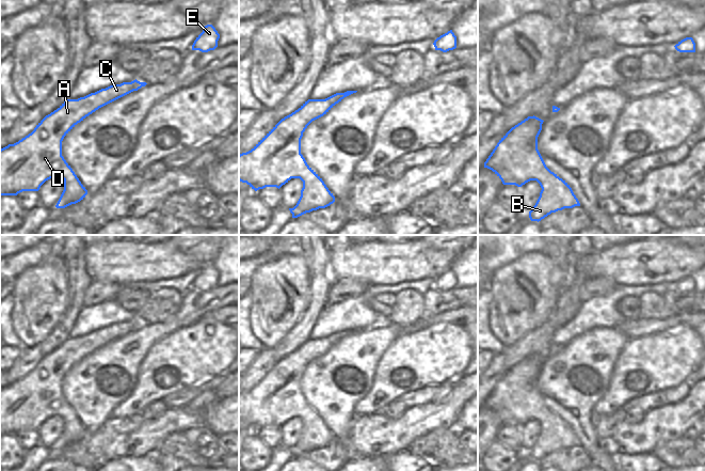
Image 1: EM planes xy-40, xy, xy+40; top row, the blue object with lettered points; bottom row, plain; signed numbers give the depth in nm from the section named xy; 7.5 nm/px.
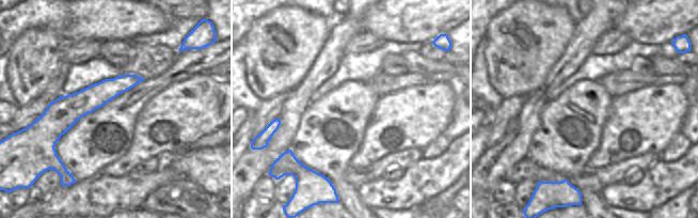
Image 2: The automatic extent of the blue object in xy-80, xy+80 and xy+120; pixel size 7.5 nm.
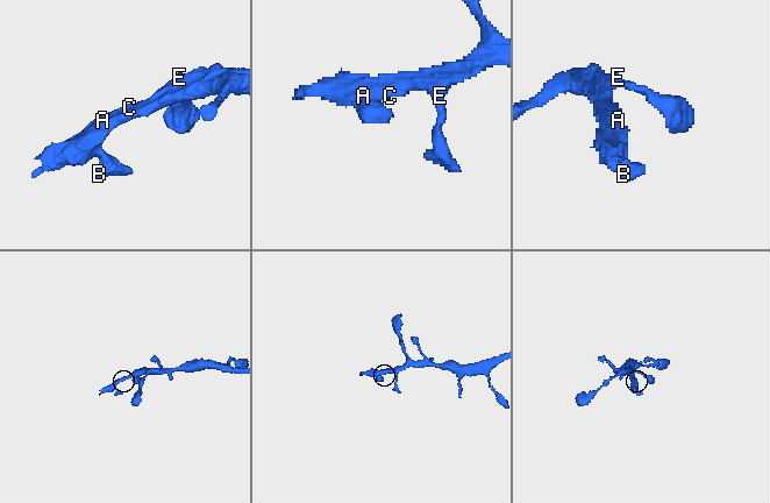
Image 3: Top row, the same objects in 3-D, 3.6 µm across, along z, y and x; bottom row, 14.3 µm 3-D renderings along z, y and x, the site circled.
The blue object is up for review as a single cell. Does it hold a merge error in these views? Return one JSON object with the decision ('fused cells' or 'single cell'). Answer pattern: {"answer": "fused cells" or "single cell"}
{"answer": "single cell"}

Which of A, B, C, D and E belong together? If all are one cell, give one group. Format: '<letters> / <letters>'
A B C D E

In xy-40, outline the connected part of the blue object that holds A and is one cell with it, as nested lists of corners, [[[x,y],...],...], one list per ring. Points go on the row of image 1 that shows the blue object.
[[[137,79],[131,82],[112,84],[95,93],[91,93],[78,99],[67,99],[57,110],[46,115],[34,130],[14,144],[0,150],[0,197],[17,195],[22,191],[38,191],[48,179],[59,176],[64,179],[64,190],[55,205],[57,208],[65,208],[83,200],[87,190],[81,184],[70,166],[62,156],[62,141],[64,137],[86,116],[99,108],[133,92],[146,82]]]

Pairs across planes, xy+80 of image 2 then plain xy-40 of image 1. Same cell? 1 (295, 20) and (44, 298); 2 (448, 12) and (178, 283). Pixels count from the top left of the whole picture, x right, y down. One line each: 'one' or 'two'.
1: one
2: two

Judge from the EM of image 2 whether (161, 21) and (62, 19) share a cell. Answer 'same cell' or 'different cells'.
same cell

